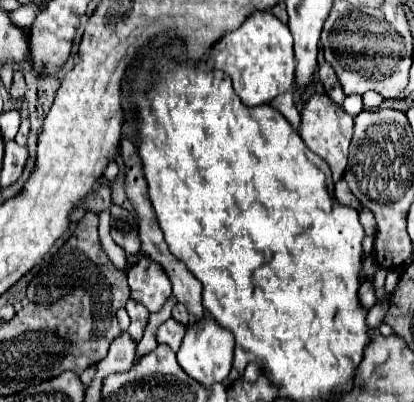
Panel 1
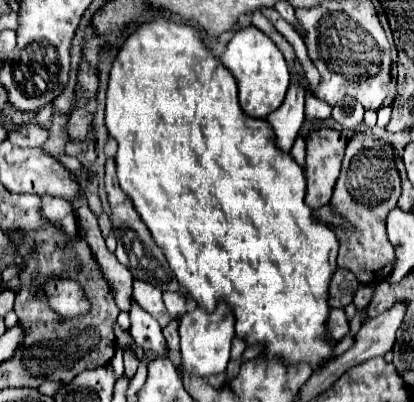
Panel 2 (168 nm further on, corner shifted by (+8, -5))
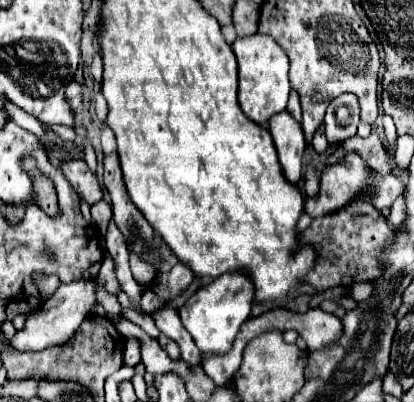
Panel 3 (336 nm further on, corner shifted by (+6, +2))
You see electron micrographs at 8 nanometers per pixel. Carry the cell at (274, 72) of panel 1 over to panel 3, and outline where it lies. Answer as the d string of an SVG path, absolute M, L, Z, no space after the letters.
M256 33L256 37L242 37L236 39L234 55L238 59L238 103L244 115L258 123L266 125L272 115L282 113L288 105L290 95L290 81L288 81L288 61L282 47L272 37Z

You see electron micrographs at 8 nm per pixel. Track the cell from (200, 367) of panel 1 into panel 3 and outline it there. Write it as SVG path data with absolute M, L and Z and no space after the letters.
M244 271L224 273L222 277L210 281L208 285L200 287L182 307L180 307L180 321L190 331L198 349L204 355L226 353L232 347L236 333L240 331L242 323L250 317L250 307L254 301L254 283L252 277Z

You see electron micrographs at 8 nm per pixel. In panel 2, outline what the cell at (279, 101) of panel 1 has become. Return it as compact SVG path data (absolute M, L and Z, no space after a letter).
M296 136L296 142L294 142L294 148L290 150L292 158L304 168L304 156L306 156L306 148L304 148L304 138L302 136Z

